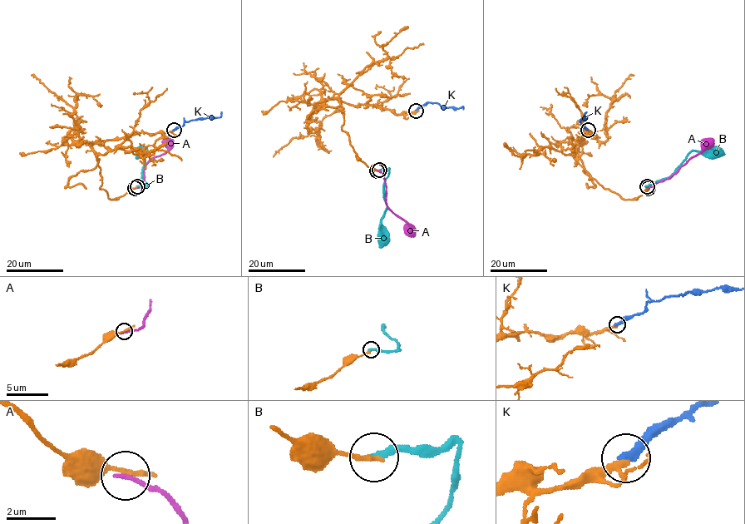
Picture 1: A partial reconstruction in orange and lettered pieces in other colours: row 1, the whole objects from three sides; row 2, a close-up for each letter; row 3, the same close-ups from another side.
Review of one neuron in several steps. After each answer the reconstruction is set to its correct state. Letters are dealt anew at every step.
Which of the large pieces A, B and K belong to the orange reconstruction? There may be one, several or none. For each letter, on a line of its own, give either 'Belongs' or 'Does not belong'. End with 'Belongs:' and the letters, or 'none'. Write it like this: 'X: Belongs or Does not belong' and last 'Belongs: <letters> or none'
A: Does not belong
B: Does not belong
K: Belongs
Belongs: K

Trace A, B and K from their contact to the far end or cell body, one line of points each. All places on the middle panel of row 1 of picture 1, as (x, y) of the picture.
A: (377, 170), (382, 174), (385, 181), (387, 205), (405, 220), (414, 235)
B: (379, 170), (389, 170), (383, 185), (387, 210), (382, 215), (379, 233), (382, 247)
K: (416, 111), (428, 102), (436, 102), (445, 107), (463, 106), (463, 109)

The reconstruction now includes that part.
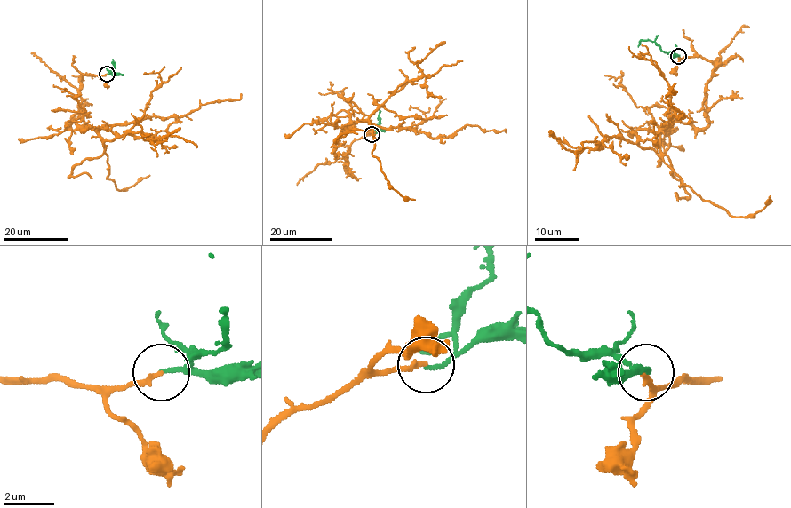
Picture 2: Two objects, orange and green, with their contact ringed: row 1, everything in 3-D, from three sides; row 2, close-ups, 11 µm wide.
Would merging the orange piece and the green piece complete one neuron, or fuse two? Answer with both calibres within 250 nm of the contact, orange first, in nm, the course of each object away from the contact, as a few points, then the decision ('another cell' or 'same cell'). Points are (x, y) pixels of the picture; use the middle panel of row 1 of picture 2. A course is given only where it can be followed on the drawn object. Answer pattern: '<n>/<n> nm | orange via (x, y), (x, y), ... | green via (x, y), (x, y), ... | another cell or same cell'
190/170 nm | orange via (371, 134), (336, 155), (340, 132), (358, 121), (435, 138), (466, 125), (506, 132) | green via (371, 134), (379, 123), (378, 107), (380, 106) | same cell

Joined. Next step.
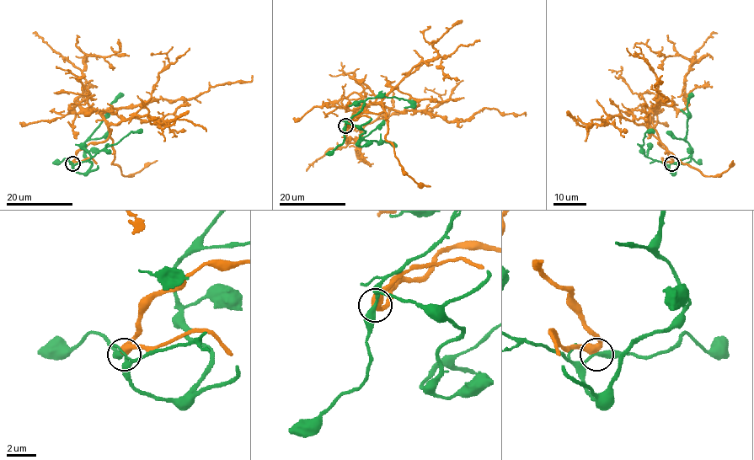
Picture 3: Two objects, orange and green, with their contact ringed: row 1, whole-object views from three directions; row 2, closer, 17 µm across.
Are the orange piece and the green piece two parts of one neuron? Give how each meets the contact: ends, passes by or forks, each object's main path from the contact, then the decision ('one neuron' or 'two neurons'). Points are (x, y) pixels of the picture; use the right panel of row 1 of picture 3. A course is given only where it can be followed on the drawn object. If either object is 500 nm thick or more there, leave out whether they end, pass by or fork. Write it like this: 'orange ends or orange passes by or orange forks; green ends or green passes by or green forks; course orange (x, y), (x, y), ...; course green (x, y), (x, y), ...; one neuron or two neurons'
orange passes by; green passes by; course orange (671, 163), (650, 113), (687, 105), (691, 61), (642, 43), (633, 48); course green (671, 163), (669, 168), (671, 173), (677, 163), (692, 152), (686, 140), (687, 104), (692, 93); one neuron

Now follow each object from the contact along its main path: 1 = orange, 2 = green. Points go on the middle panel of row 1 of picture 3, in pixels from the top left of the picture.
1: (345, 125), (382, 105), (353, 114), (346, 136), (357, 144), (367, 124), (389, 115), (394, 88)
2: (345, 125), (357, 125), (365, 131), (357, 145), (360, 139), (384, 140), (397, 146)

